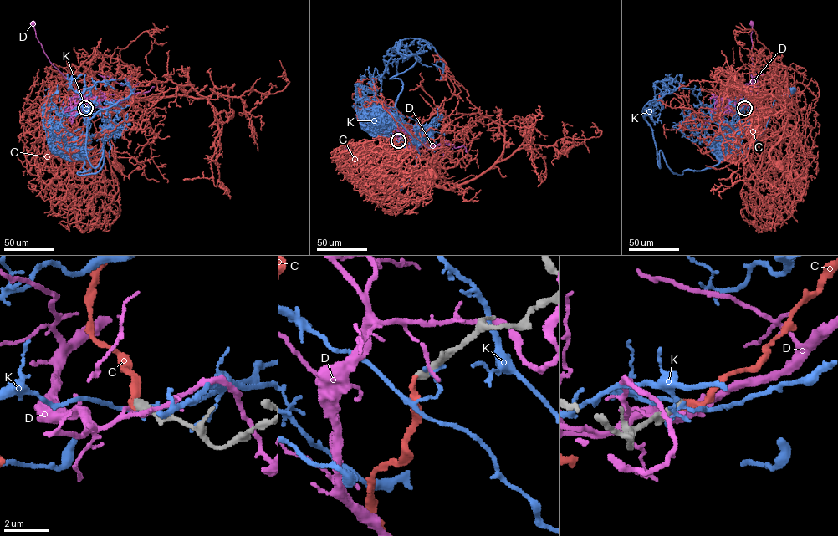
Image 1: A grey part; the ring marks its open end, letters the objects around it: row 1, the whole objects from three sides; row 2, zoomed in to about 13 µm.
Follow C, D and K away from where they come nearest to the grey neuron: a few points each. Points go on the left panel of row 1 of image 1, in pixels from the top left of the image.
C: (86, 108), (84, 102), (88, 94), (106, 96), (110, 112), (109, 135), (114, 146), (117, 165)
D: (86, 109), (82, 106), (88, 103), (90, 104), (88, 109), (75, 88), (49, 60), (36, 36), (33, 23)
K: (86, 108), (75, 109), (48, 132), (63, 149), (84, 159), (99, 152), (106, 139), (99, 99), (88, 89)

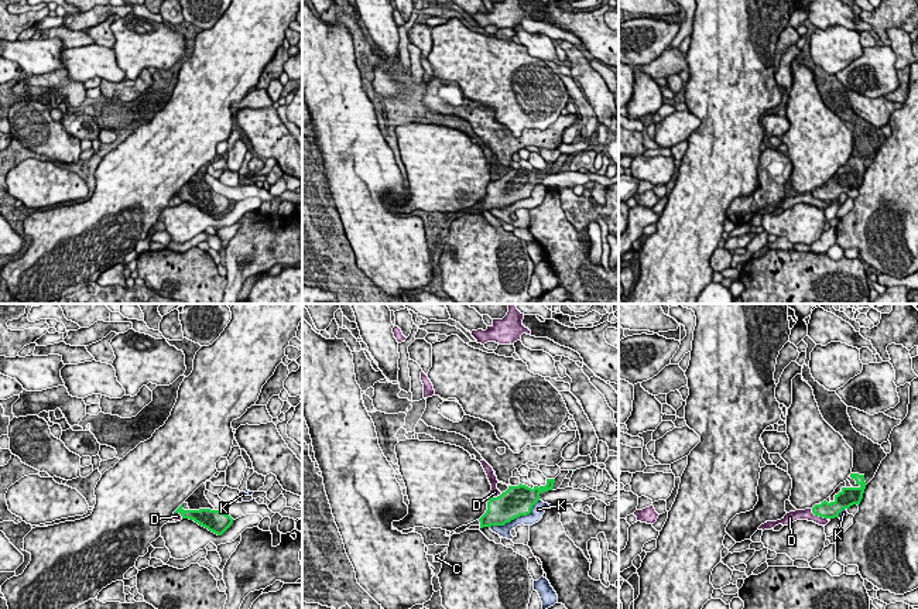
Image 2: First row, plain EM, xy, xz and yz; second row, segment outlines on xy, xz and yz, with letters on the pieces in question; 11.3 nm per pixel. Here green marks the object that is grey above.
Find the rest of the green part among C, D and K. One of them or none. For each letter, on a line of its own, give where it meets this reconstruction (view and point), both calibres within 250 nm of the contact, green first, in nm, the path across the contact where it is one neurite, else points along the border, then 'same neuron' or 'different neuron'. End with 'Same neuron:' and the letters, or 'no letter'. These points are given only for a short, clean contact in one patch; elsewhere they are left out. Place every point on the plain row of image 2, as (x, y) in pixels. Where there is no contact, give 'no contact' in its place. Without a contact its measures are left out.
C: no contact | same neuron
D: yz (818, 198) | 190/130 nm | along yz (811, 192), (815, 198), (826, 202) | different neuron
K: xz (516, 201) | 360/140 nm | different neuron
Same neuron: C

